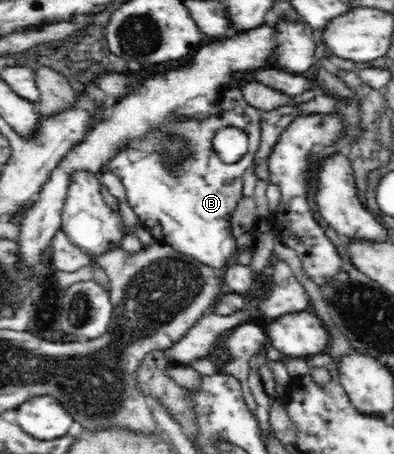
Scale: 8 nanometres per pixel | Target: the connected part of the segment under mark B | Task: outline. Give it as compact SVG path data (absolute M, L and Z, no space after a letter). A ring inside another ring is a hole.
M239 88L225 89L220 98L220 111L217 115L209 115L209 117L205 117L205 119L194 119L177 115L177 117L175 117L175 119L171 119L171 121L163 119L163 123L155 123L152 131L149 131L148 134L143 135L141 138L129 139L128 143L125 143L125 146L121 147L121 150L115 153L115 157L109 159L109 162L107 163L107 171L113 173L113 175L116 175L120 179L124 185L129 206L131 206L131 209L136 213L139 223L153 234L153 237L157 242L160 242L163 245L169 245L173 249L179 251L179 253L189 255L189 257L193 257L193 259L196 259L202 264L221 270L221 267L229 266L229 263L233 263L233 261L235 261L235 259L233 259L233 255L237 253L237 246L235 246L235 238L233 238L233 234L231 233L231 216L243 197L242 177L245 171L247 171L247 168L251 166L251 163L253 163L255 149L258 147L260 142L260 119L261 110L255 109L255 107L251 107L247 102L245 102L245 98L243 98L243 94L241 94L241 90ZM224 127L236 127L243 130L248 135L249 148L247 153L245 153L239 161L235 161L235 163L225 163L219 157L219 154L215 151L212 144L213 138L217 135L217 131Z

